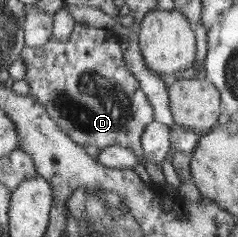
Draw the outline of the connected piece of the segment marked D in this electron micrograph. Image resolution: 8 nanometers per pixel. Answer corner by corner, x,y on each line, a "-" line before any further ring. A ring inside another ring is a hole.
84,22
75,25
67,40
51,39
48,43
31,48
28,45
21,53
26,67
25,80
30,84
30,95
48,110
50,117
81,146
95,145
104,149
119,145
138,154
144,165
148,159
143,150
143,133
155,120
155,108
147,93
143,92
139,79
127,66
125,51
112,29
93,28

